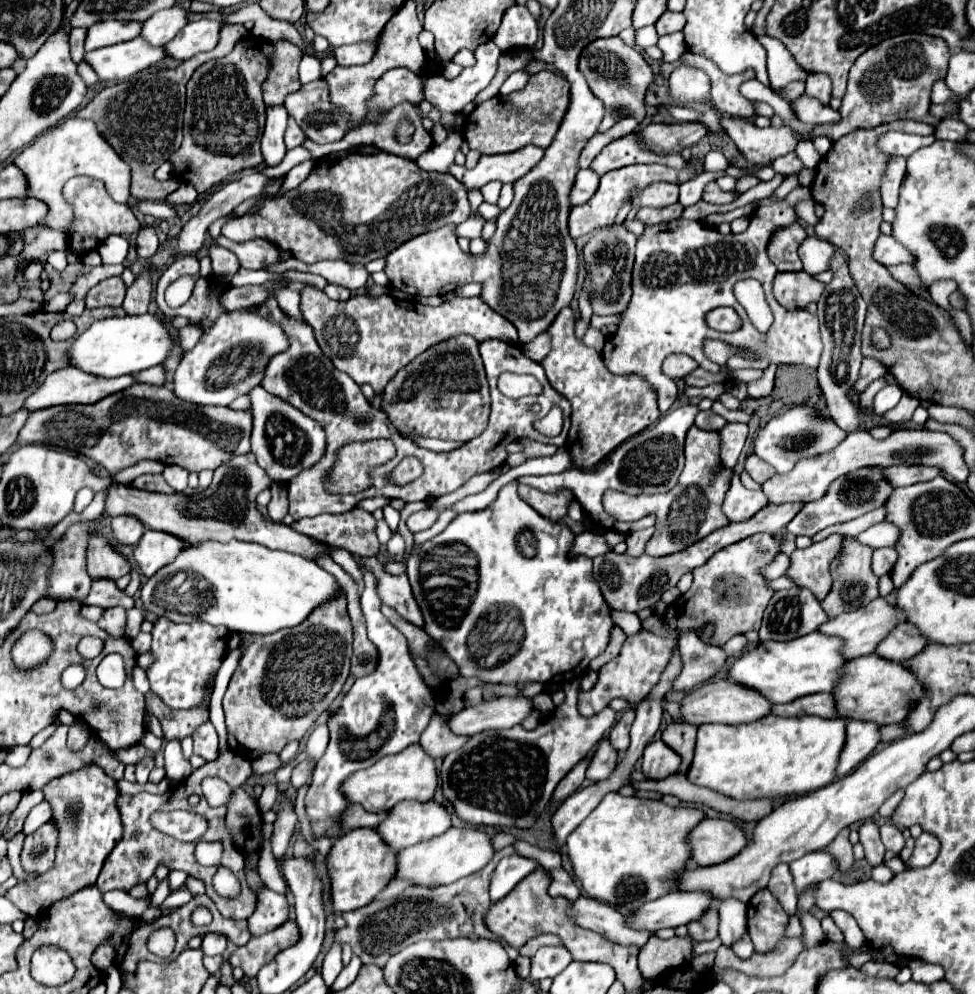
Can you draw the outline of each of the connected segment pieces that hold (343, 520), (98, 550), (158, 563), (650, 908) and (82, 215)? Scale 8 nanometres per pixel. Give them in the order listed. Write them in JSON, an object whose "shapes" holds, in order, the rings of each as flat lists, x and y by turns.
{"shapes":[[[361,508,349,510,345,514,319,514,313,518,303,518,303,520,293,522,291,528,309,536,309,538,325,542,329,546,341,546,359,558,373,558,379,554,379,548,381,548,381,544,375,536,375,518]],[[91,534,91,542,87,542,87,574,91,578,117,580,129,574,129,570,129,560,103,534]],[[147,530,135,548,135,560,141,572,149,578,163,566,171,564,179,556,179,550,185,550,187,546,191,544,183,538,175,538,173,534,163,534,159,530]],[[673,890,667,896,641,906,633,916,627,918,627,924,631,928,645,928,649,932,657,932,659,928,677,928,701,918,713,906,717,906,715,898,707,898,707,894]],[[77,176,65,184,63,194,67,202,75,206,75,224,71,232,67,234,69,246,79,250,81,254,95,250,111,234,137,234,139,232,139,220,135,218,133,210,127,204,119,204,113,198,109,198,103,182,87,178,87,176]]]}

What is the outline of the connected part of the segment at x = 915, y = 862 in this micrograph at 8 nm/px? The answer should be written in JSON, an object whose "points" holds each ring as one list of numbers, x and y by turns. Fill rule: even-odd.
{"points":[[923,832,917,840,915,840,915,850,909,862,905,862,907,868,921,868,921,866,929,866,939,854,939,840,935,838,935,834,927,834]]}

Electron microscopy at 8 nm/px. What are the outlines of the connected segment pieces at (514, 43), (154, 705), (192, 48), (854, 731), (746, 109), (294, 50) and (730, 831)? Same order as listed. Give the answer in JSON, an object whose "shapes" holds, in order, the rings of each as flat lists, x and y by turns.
{"shapes":[[[515,4,505,12,493,42,499,46,501,52,511,52,513,48,533,48,537,44,537,36,539,26,529,10]],[[147,692,145,700,147,700,147,710,159,718,165,732,165,740,175,738,182,740,205,723,205,718,209,718,209,698,203,708,193,708,193,710,167,708,153,692]],[[201,18,199,22,189,22,169,44,165,44,165,50,177,60,187,60,199,52,213,50,219,42,219,30,219,20]],[[847,722,847,742,841,752,837,776,853,772,867,756,875,752,881,742,881,726,875,722]],[[685,52,679,58,679,62,687,62,691,66,703,70,705,74,709,74,709,78,711,78,711,96,713,96,715,108,721,114,731,114,735,118,751,118,755,114,751,102,747,98,743,98,741,92,739,92,739,84,753,78,751,70,747,70,743,74,727,76,711,60,703,58,699,54,691,54,691,52]],[[275,42,273,44,273,70,263,84,263,98,265,106,279,106,283,104,285,96,299,90,299,74,297,66,301,62,301,50,289,42]],[[705,818,691,834,691,860,697,866,713,866,733,858,749,842,749,836,735,820]]]}

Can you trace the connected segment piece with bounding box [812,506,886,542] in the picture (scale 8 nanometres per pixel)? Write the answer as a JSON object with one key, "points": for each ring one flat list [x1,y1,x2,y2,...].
{"points":[[882,506,881,508,872,510,871,512,868,512,849,522,827,527,821,530,821,532,815,534,812,539,814,542,819,542,834,533,838,533,843,536,850,535,856,537,858,534,867,530,869,527,882,522,885,519,885,514,885,506]]}

